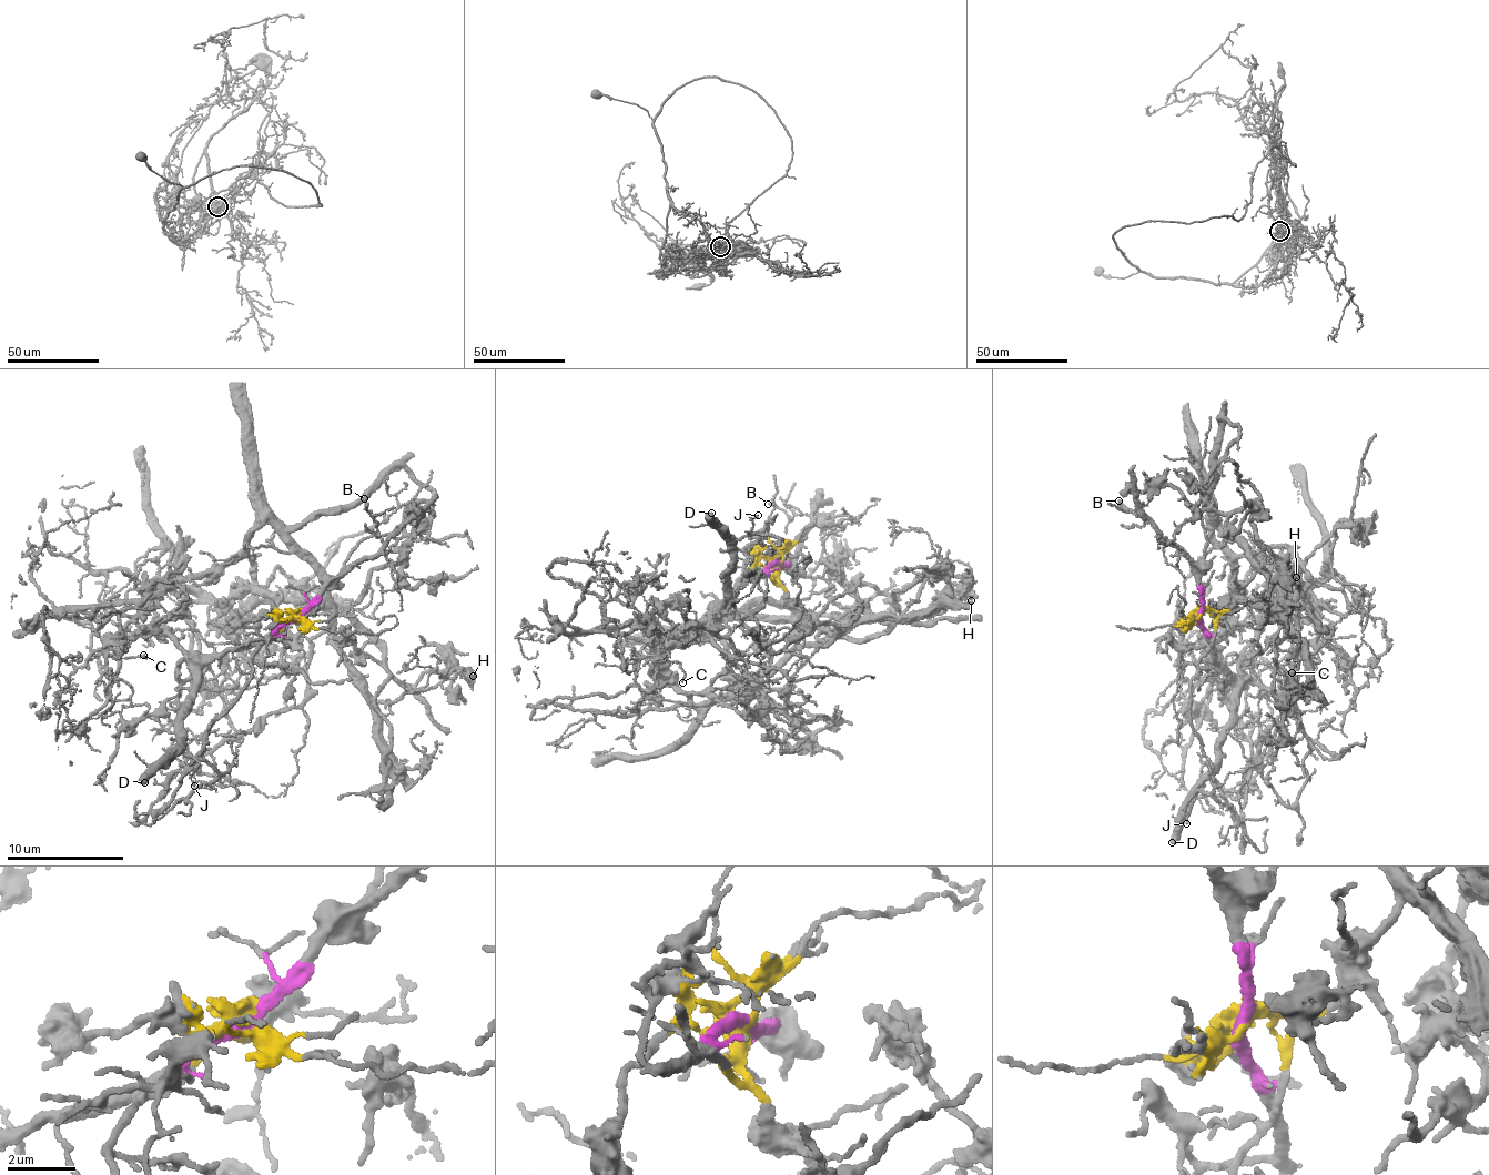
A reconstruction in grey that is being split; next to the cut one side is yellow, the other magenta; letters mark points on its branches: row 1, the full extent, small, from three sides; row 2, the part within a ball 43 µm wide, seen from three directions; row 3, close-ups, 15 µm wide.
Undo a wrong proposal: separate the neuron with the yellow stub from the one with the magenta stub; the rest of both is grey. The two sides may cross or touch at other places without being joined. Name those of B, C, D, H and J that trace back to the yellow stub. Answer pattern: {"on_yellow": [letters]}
{"on_yellow": ["H"]}

